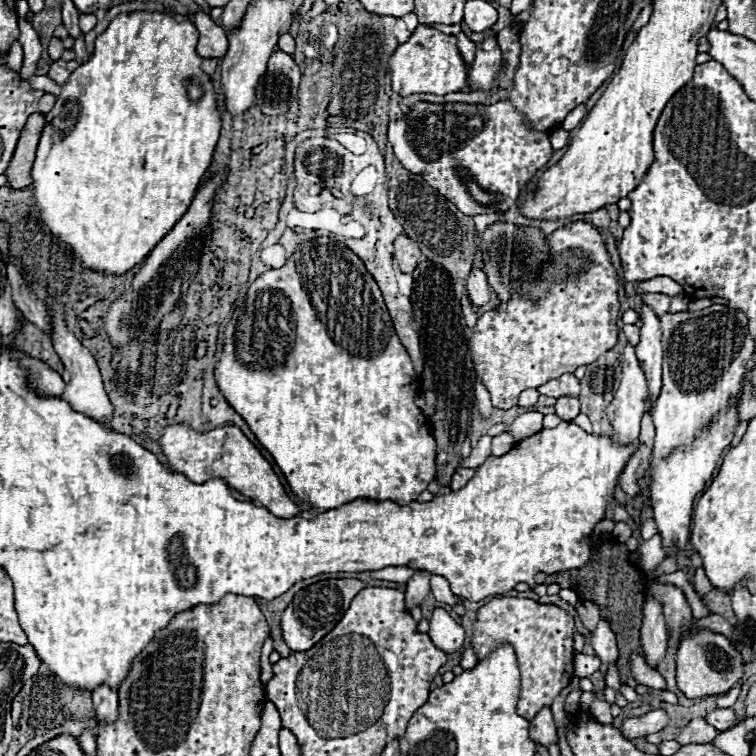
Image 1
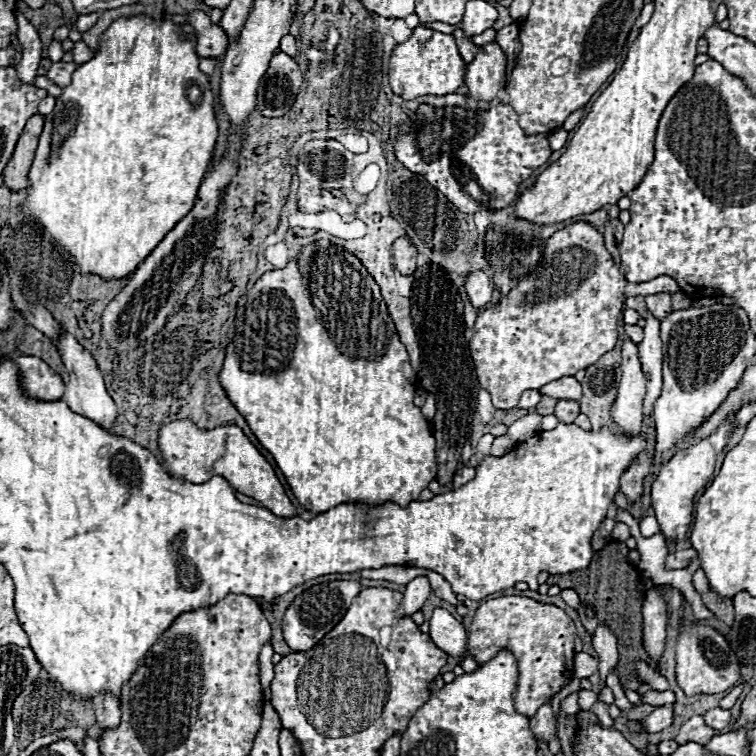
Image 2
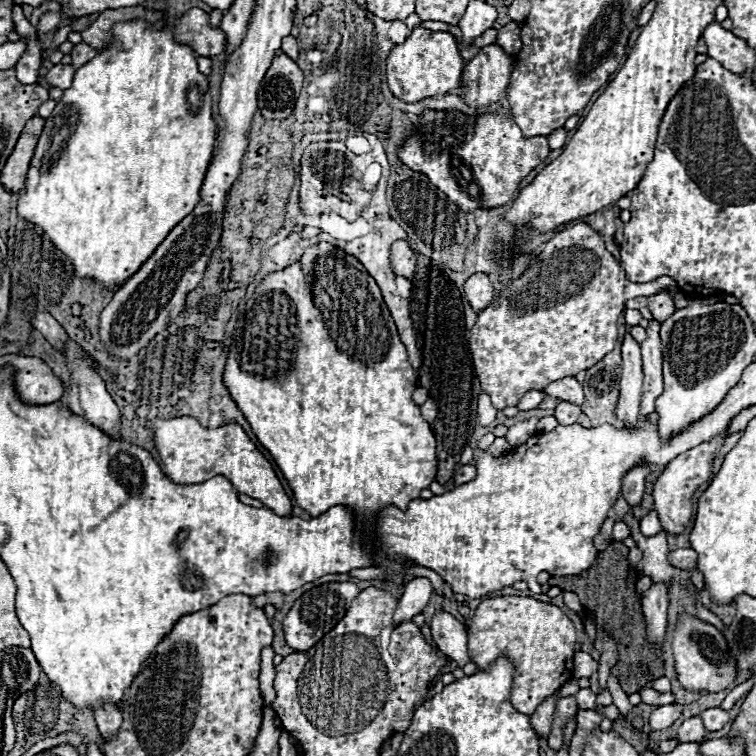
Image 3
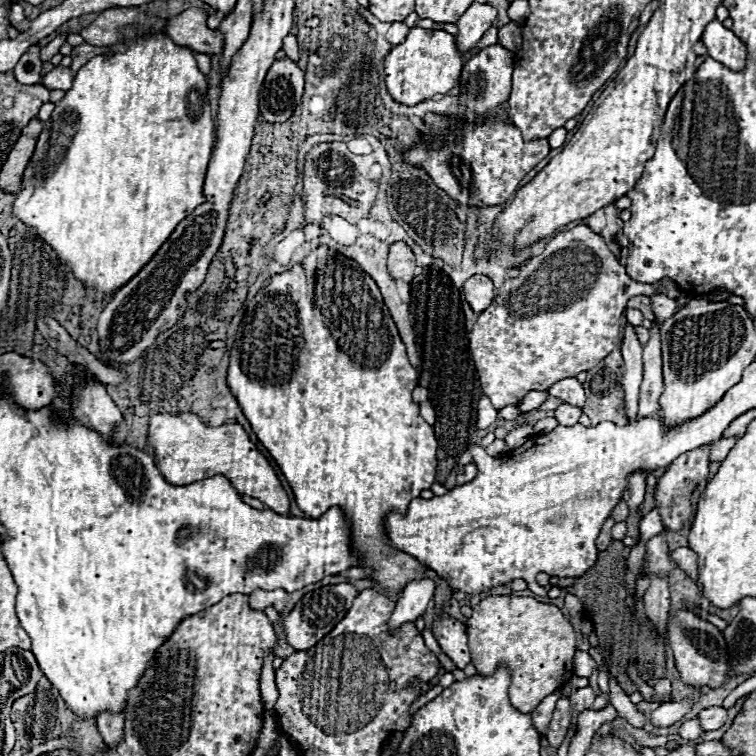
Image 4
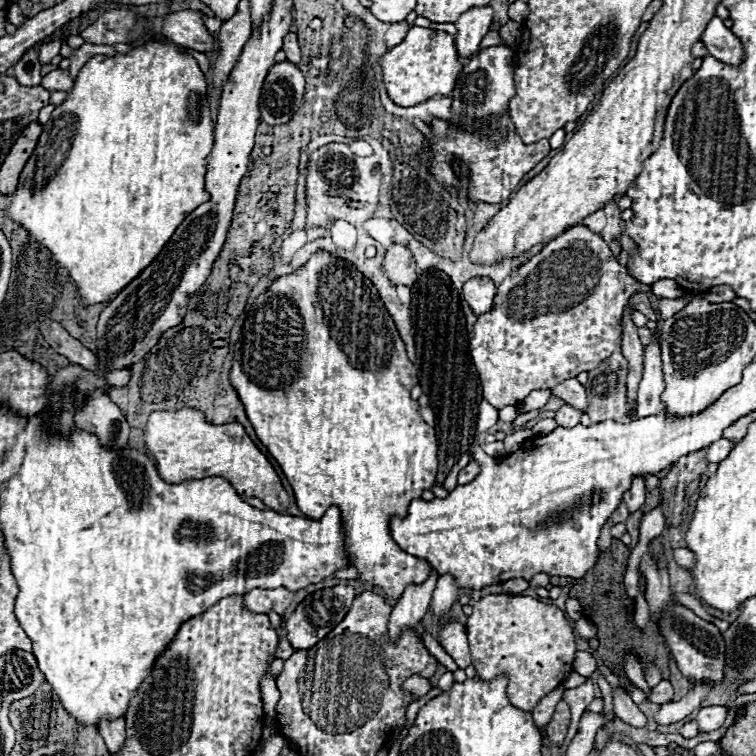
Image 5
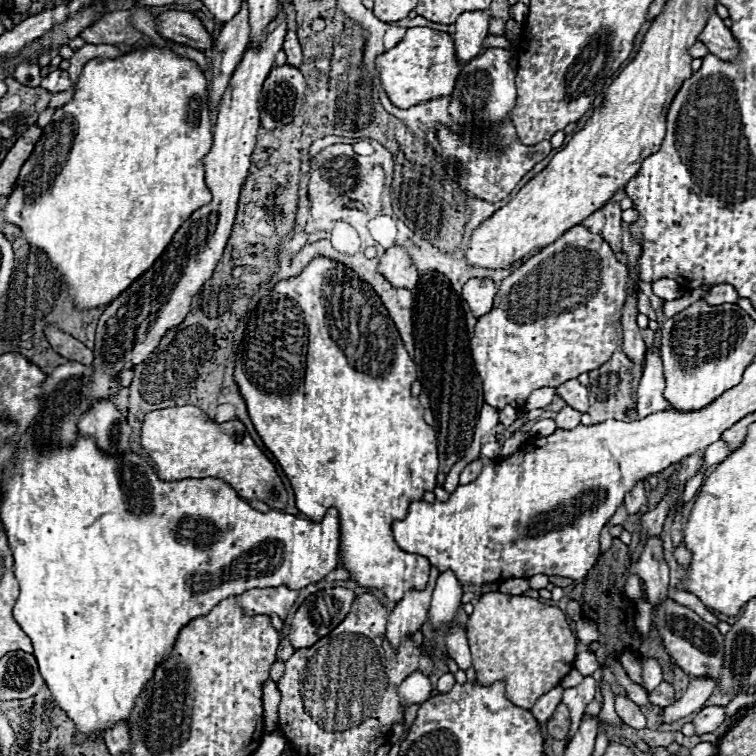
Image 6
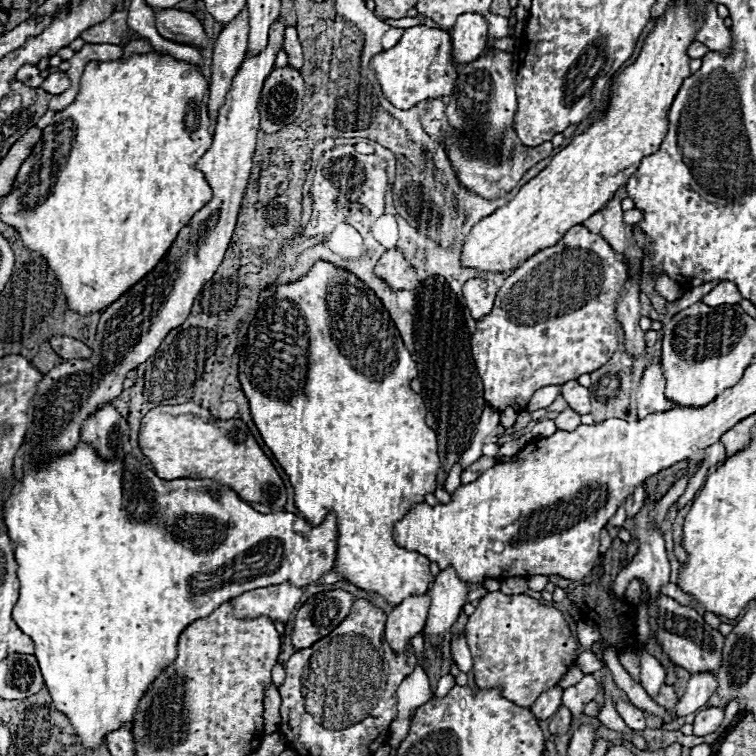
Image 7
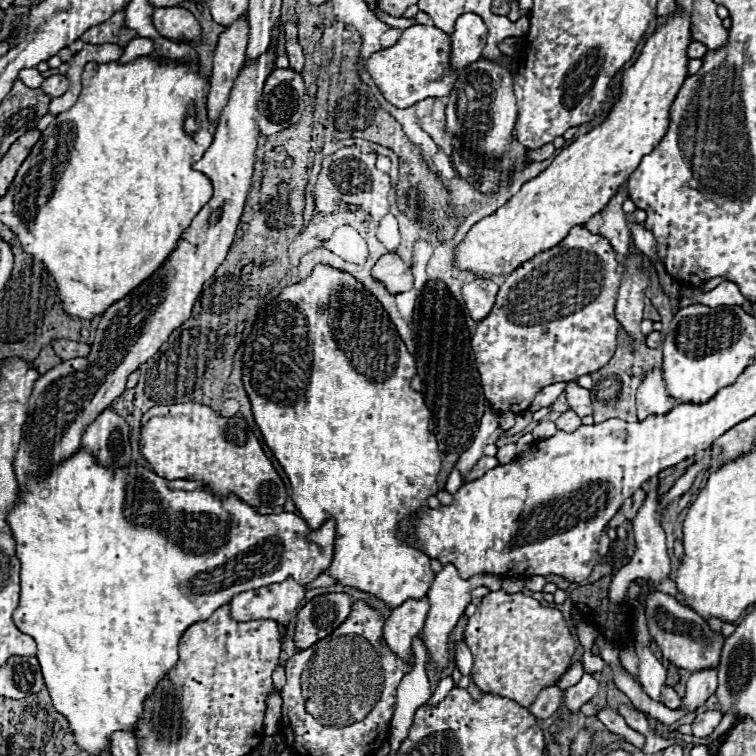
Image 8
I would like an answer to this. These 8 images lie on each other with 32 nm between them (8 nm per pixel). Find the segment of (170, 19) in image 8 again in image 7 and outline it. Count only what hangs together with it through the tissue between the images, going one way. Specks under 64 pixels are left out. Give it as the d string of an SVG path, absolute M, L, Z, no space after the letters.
M164 8L156 12L156 28L164 38L172 42L192 44L192 46L208 46L206 34L198 18L186 10Z

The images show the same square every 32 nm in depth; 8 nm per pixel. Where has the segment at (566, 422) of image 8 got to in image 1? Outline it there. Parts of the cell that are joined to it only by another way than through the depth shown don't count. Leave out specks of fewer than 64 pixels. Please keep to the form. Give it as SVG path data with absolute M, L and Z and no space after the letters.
M570 396L558 398L558 402L556 402L556 414L564 422L572 422L580 414L580 400L578 398L570 398Z

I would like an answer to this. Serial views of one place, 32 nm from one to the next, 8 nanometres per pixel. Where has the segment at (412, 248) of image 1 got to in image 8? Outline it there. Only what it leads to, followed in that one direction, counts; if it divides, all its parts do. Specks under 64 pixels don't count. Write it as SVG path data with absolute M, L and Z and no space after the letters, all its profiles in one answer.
M390 252L384 254L376 266L372 268L372 276L382 282L386 286L386 290L390 294L398 294L398 292L406 292L412 288L414 284L414 276L412 276L412 268L408 264L404 264L400 260L398 254Z

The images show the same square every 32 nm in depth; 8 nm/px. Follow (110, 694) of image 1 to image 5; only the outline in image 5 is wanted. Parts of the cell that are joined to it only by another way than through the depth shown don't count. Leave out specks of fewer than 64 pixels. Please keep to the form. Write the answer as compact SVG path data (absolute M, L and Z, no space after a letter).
M124 718L112 720L112 722L102 722L100 724L100 734L102 734L108 750L112 754L116 754L126 744L126 724L124 724Z

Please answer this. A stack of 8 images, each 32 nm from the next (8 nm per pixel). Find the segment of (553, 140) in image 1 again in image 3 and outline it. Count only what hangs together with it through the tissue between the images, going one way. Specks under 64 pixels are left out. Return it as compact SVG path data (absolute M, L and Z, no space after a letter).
M560 127L547 136L550 149L555 150L564 147L567 141L567 133L568 131L564 127Z

